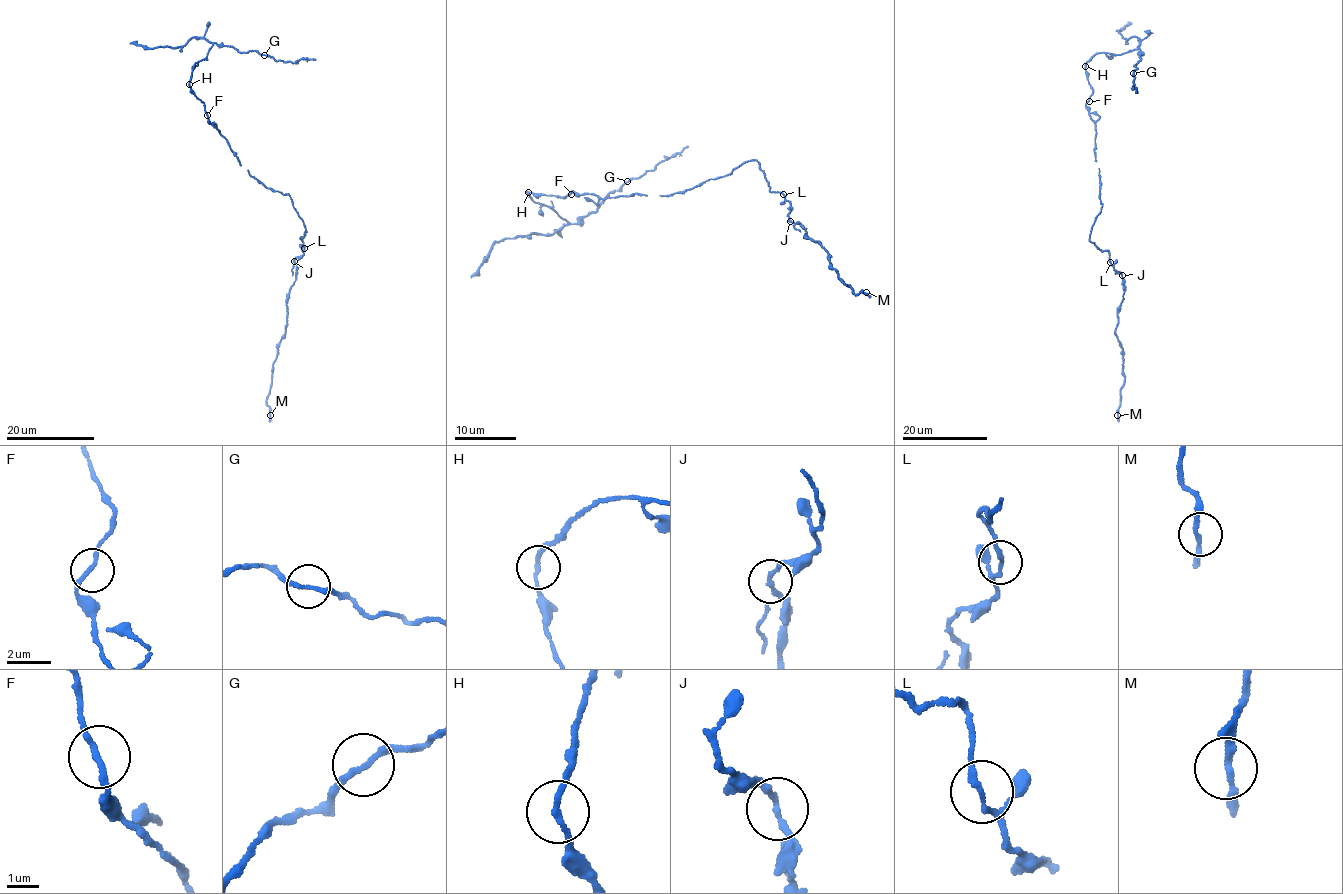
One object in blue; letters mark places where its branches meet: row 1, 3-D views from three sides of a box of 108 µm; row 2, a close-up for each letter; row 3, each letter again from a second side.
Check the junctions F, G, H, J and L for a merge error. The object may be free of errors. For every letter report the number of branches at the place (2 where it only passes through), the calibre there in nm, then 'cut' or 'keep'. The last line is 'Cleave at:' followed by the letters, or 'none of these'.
F: 2 branches meet; 180 nm thick; keep
G: 2 branches meet; 190 nm thick; keep
H: 2 branches meet; 180 nm thick; keep
J: 2 branches meet; 190 nm thick; cut
L: 2 branches meet; 170 nm thick; keep
Cleave at: J

